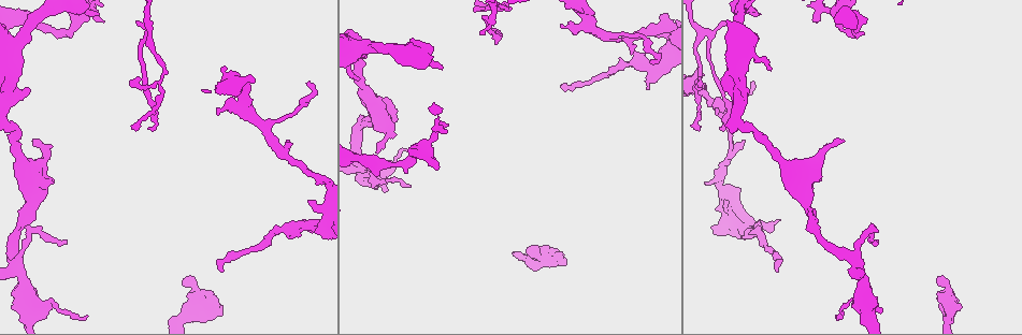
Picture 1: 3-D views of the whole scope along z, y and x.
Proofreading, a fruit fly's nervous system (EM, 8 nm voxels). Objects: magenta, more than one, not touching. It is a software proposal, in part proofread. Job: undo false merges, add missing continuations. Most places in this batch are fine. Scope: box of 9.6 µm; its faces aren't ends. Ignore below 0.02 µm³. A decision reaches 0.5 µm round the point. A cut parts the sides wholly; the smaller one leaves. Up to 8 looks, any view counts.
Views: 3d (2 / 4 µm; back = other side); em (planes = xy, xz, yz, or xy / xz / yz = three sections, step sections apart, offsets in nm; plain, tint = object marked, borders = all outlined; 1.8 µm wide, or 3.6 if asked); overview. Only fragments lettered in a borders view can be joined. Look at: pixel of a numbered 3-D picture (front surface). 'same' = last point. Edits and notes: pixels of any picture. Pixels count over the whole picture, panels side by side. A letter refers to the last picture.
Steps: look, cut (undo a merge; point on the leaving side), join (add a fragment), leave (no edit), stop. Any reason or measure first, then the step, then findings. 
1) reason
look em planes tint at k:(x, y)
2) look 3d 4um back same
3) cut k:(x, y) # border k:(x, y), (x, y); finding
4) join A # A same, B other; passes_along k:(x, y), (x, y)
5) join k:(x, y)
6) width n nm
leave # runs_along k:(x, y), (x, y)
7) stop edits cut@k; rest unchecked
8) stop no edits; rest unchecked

branch stops here
look 3d 4um at 1:(939, 292)

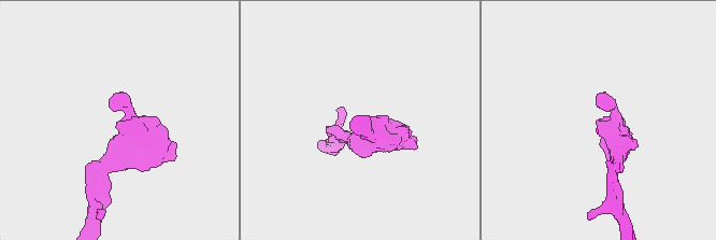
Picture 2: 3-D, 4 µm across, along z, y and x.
need the tissue
look em xy step 8 borders at 2:(119, 122)

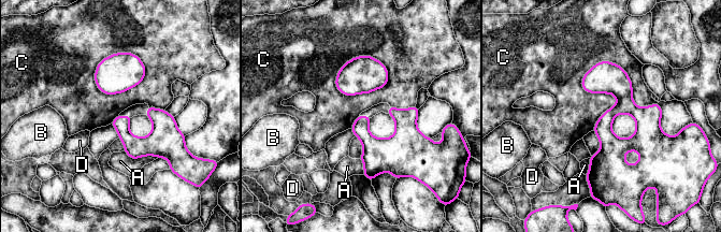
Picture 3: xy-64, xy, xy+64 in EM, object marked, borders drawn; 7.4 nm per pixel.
leave # A other, B other, C other, D other; border 3:(580, 82), (658, 102); none of them fits

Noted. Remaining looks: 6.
thick turns thin
look em yz step 16 borders at 1:(42, 23)

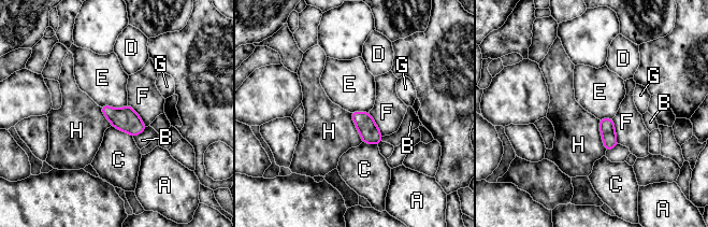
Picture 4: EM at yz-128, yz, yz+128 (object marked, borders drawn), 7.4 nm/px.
leave # A other, B other, C other, D other, E other, F other, G other, H other; border 4:(127, 104), (120, 108), (100, 107); all the same neuron

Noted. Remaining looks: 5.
branch stops here
look 3d 2um at 1:(103, 22)

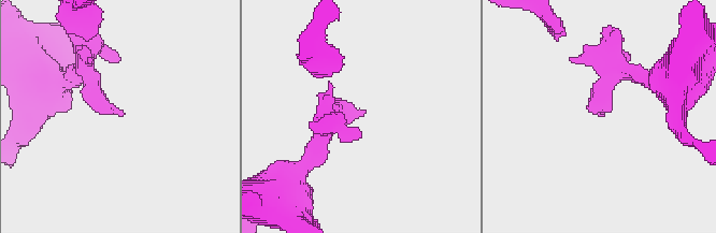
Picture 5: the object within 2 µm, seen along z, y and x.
look em xz step 8 tint at 5:(596, 113)

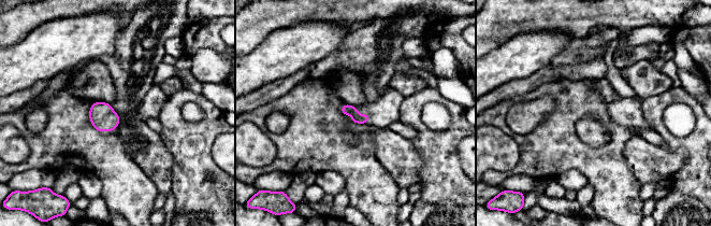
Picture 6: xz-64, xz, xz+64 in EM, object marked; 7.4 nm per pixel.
look em xz step 8 borders same

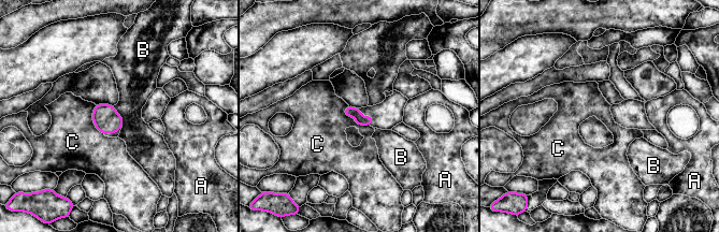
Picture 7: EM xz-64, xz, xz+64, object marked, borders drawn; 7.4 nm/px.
leave # A other, B other, C other; no lettered fragment goes on from it

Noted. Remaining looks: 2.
stop no edits; rest unchecked

